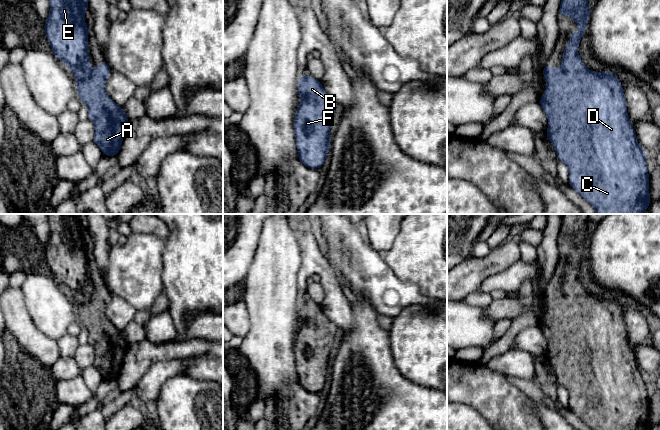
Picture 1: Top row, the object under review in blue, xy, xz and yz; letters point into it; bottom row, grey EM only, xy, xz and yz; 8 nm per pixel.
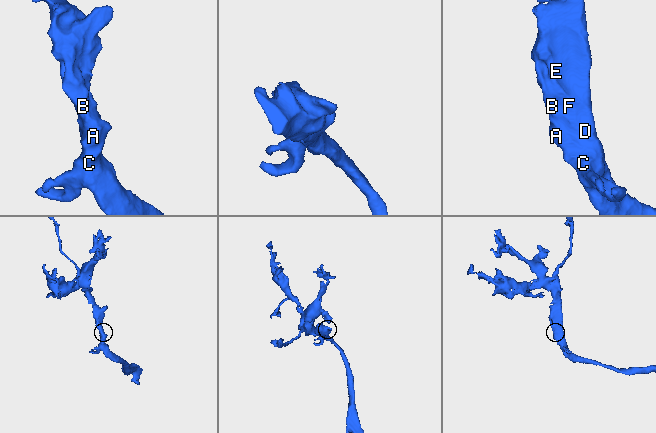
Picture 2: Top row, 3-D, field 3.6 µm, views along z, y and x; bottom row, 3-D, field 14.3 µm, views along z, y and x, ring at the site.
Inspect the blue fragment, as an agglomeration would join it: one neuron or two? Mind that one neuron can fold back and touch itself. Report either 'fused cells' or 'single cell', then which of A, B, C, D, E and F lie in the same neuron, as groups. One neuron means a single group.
single cell | A B C D E F

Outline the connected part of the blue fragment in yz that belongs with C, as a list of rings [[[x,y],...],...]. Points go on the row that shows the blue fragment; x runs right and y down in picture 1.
[[[561,0],[558,16],[572,17],[580,30],[569,36],[561,59],[561,68],[556,71],[552,65],[546,63],[541,72],[547,82],[547,88],[539,100],[548,117],[546,136],[555,148],[558,159],[568,167],[568,184],[595,208],[596,214],[644,214],[651,202],[649,174],[645,151],[638,144],[633,123],[627,115],[625,90],[613,71],[590,71],[578,56],[580,38],[586,33],[590,11],[591,6],[587,0]]]

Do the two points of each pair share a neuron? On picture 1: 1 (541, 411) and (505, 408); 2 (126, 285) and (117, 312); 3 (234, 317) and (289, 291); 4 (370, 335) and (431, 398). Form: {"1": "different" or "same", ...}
{"1": "different", "2": "different", "3": "different", "4": "same"}

